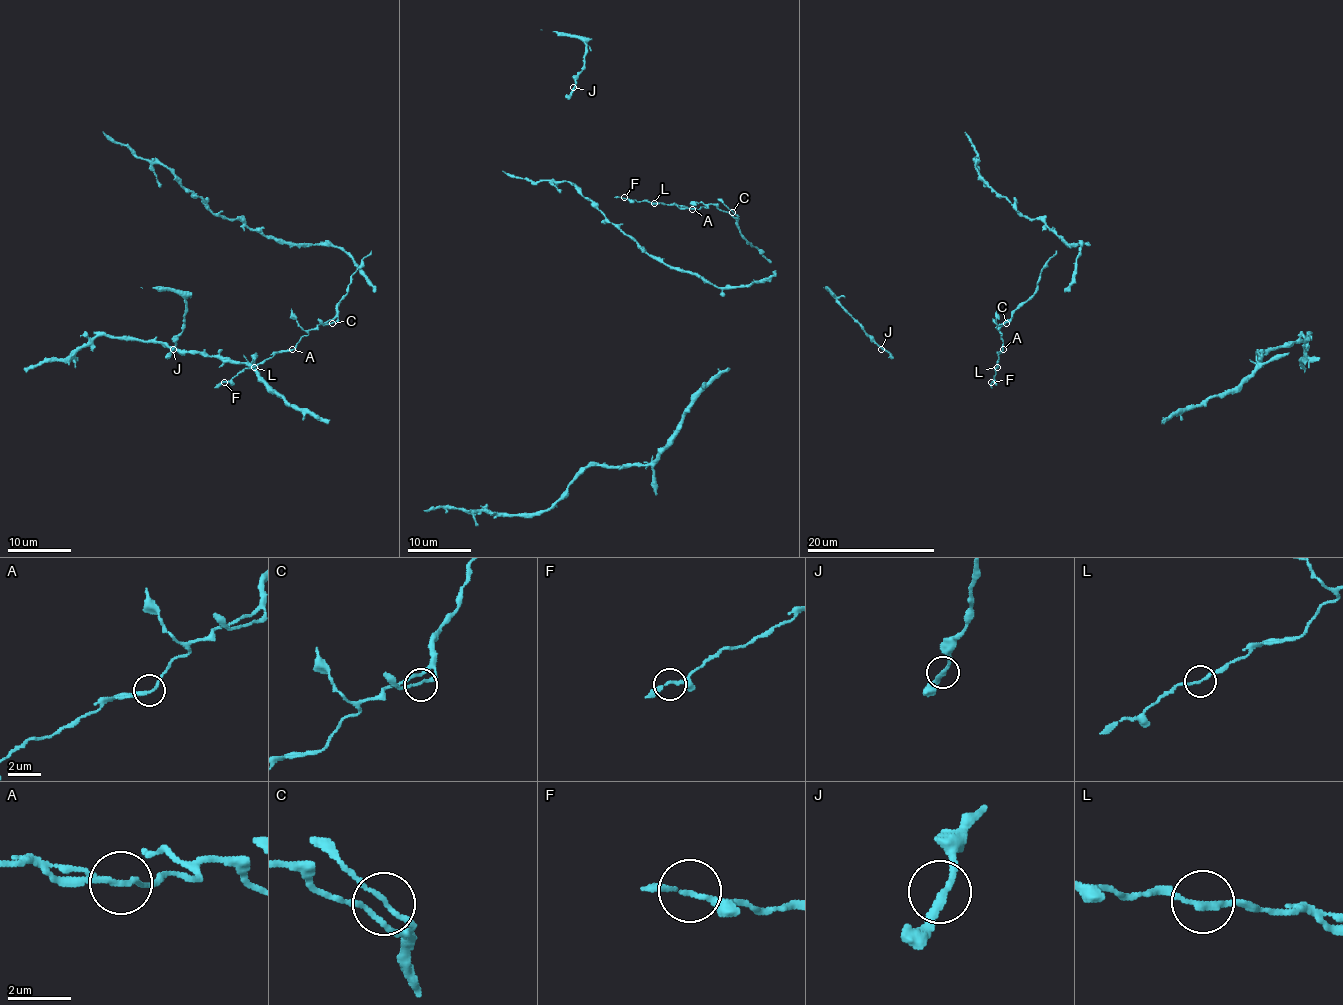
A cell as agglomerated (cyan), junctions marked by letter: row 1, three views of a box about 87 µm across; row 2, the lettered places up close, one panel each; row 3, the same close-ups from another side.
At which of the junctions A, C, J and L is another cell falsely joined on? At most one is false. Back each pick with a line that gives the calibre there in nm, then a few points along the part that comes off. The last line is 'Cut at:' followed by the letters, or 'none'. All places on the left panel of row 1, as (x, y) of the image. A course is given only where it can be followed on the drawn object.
Cut at: none

